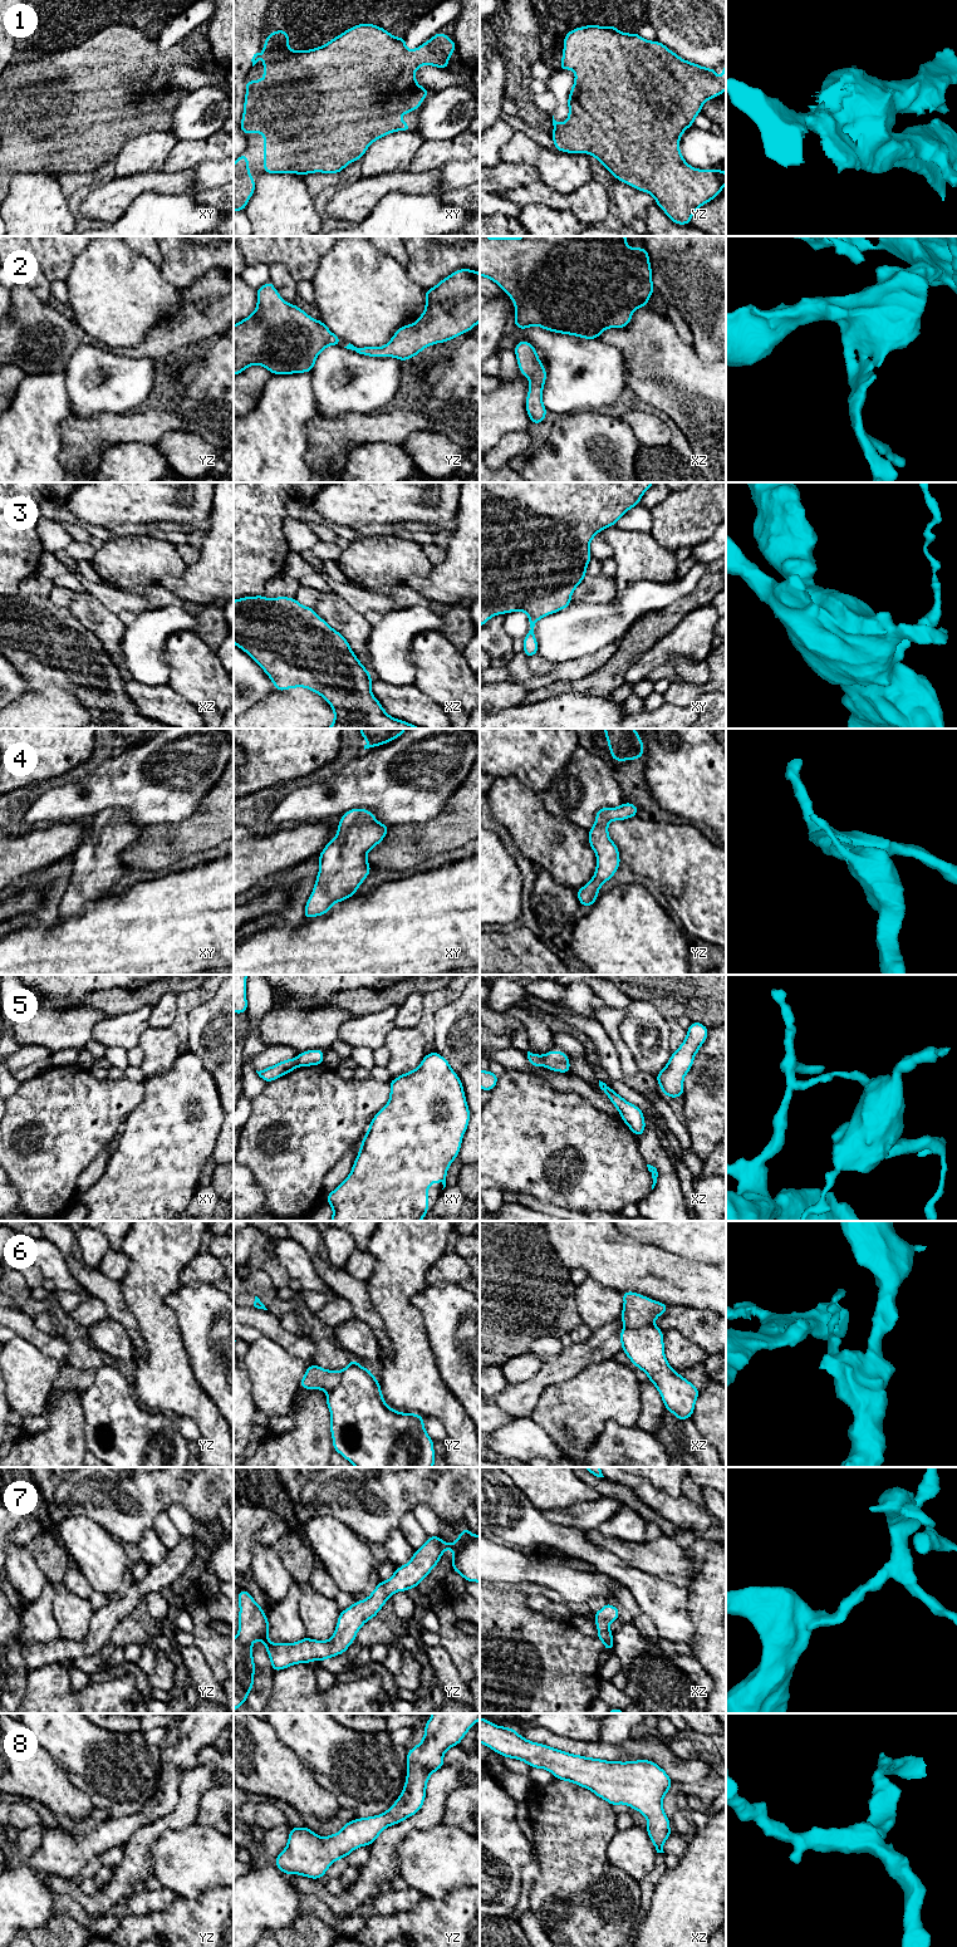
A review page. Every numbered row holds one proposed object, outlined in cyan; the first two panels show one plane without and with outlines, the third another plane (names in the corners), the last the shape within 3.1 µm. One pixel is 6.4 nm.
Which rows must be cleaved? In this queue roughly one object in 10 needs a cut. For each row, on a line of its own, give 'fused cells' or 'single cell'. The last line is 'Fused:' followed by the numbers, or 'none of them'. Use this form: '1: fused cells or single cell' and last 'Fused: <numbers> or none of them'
1: single cell
2: single cell
3: single cell
4: single cell
5: fused cells
6: single cell
7: single cell
8: single cell
Fused: 5

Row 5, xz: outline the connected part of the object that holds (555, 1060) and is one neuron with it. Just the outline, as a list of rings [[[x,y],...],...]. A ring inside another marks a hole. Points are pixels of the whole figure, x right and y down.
[[[551,1050],[543,1055],[544,1066],[559,1071],[559,1073],[570,1073],[569,1056],[559,1050]]]

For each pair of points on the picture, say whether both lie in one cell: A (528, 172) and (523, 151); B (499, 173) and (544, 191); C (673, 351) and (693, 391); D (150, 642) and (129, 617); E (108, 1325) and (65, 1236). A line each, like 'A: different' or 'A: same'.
A: different
B: different
C: same
D: different
E: different

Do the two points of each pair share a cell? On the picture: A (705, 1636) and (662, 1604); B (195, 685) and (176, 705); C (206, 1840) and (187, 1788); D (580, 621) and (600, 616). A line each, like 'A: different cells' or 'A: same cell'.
A: different cells
B: different cells
C: different cells
D: same cell

